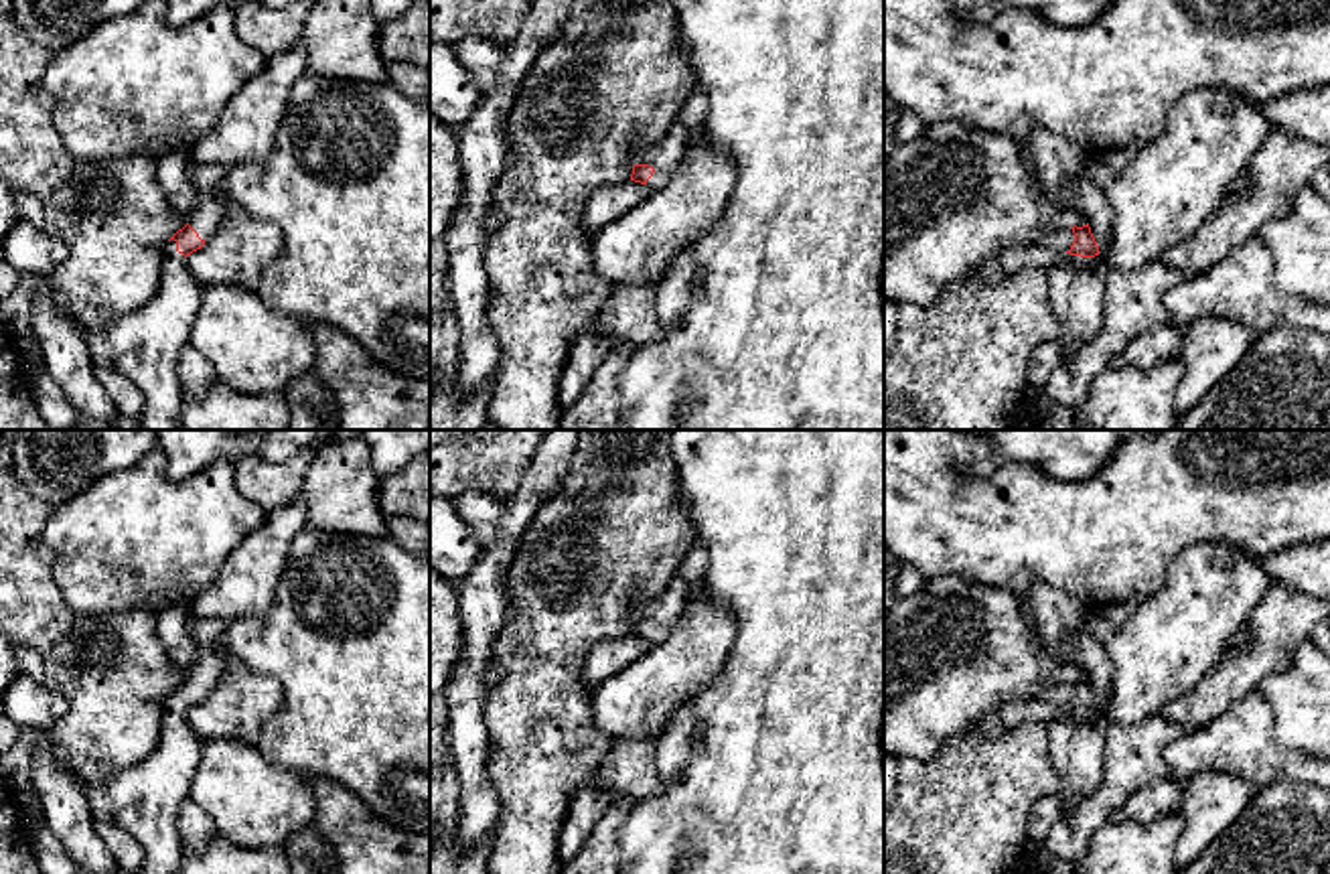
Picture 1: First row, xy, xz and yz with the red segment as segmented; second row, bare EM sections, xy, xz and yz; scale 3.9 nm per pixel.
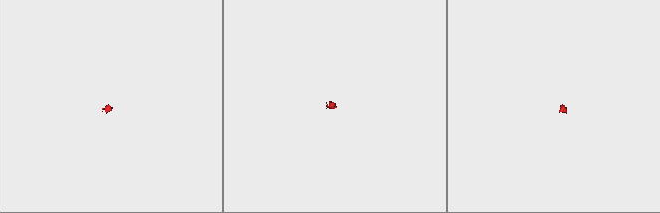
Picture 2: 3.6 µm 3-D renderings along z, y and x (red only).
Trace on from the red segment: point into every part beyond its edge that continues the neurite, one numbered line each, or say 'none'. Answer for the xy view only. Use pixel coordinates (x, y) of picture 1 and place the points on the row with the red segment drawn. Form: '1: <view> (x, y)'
1: xy (209, 211)
2: xy (144, 345)

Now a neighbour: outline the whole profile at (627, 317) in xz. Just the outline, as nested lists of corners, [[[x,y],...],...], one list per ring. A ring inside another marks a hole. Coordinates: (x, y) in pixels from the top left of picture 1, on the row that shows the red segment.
[[[657,284],[641,288],[612,286],[608,300],[594,318],[594,326],[612,345],[629,345],[639,351],[661,337],[655,300]]]

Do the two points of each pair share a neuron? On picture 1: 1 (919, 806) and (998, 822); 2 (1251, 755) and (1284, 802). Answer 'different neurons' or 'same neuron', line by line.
1: same neuron
2: different neurons

